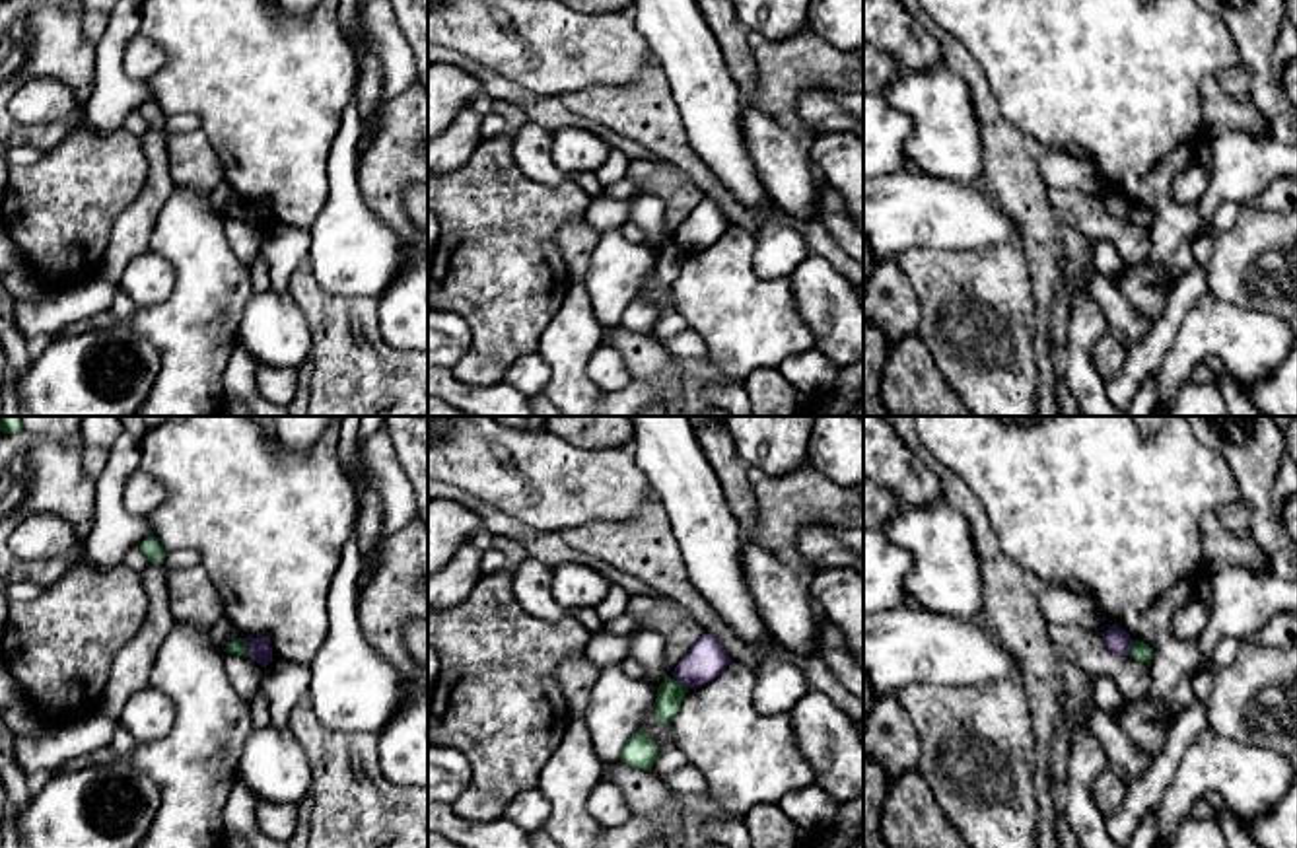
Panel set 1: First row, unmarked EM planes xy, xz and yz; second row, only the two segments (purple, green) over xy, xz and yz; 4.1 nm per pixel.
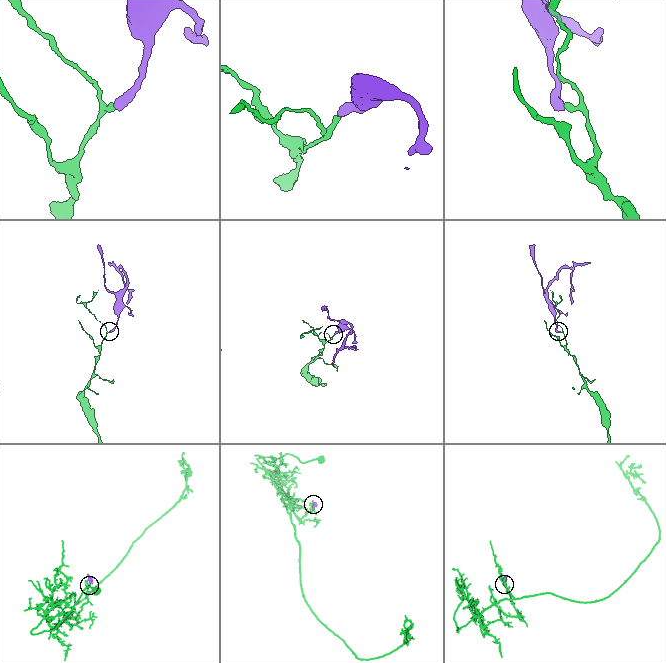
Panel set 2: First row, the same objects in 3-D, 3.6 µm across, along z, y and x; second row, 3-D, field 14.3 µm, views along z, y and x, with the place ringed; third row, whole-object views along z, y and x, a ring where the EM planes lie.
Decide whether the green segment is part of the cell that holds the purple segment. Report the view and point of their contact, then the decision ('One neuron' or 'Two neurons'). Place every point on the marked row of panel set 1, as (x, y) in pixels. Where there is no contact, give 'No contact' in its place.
Touches purple at xy (245, 646). Two neurons

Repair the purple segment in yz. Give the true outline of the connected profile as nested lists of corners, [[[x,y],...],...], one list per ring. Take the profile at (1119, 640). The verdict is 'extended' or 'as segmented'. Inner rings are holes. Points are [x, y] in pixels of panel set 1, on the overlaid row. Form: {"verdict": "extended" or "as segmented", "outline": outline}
{"verdict": "as segmented", "outline": [[[1112,624],[1101,636],[1103,636],[1104,644],[1108,646],[1108,650],[1114,652],[1116,655],[1130,655],[1132,638],[1118,624]]]}

